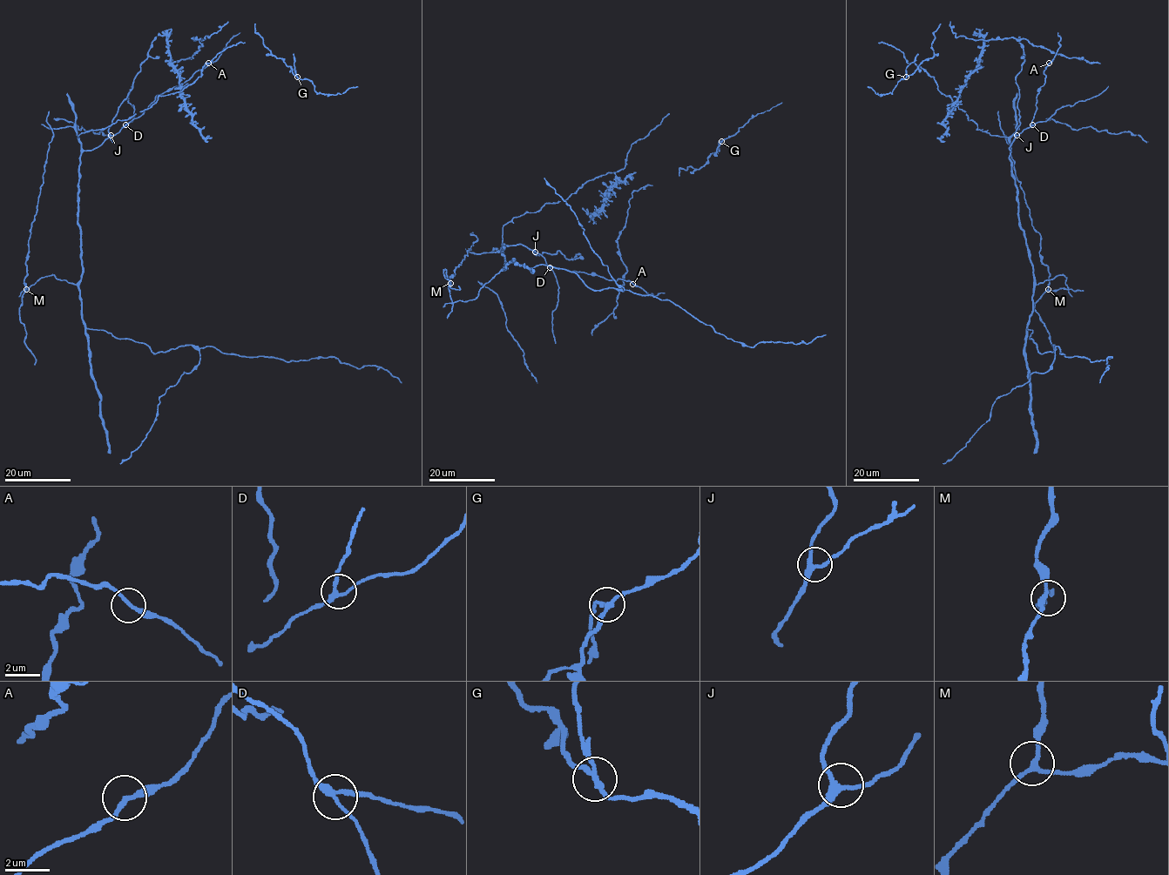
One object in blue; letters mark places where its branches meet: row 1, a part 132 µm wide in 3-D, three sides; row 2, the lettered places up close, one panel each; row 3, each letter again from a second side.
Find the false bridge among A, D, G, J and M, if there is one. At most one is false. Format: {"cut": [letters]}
{"cut": ["G"]}

